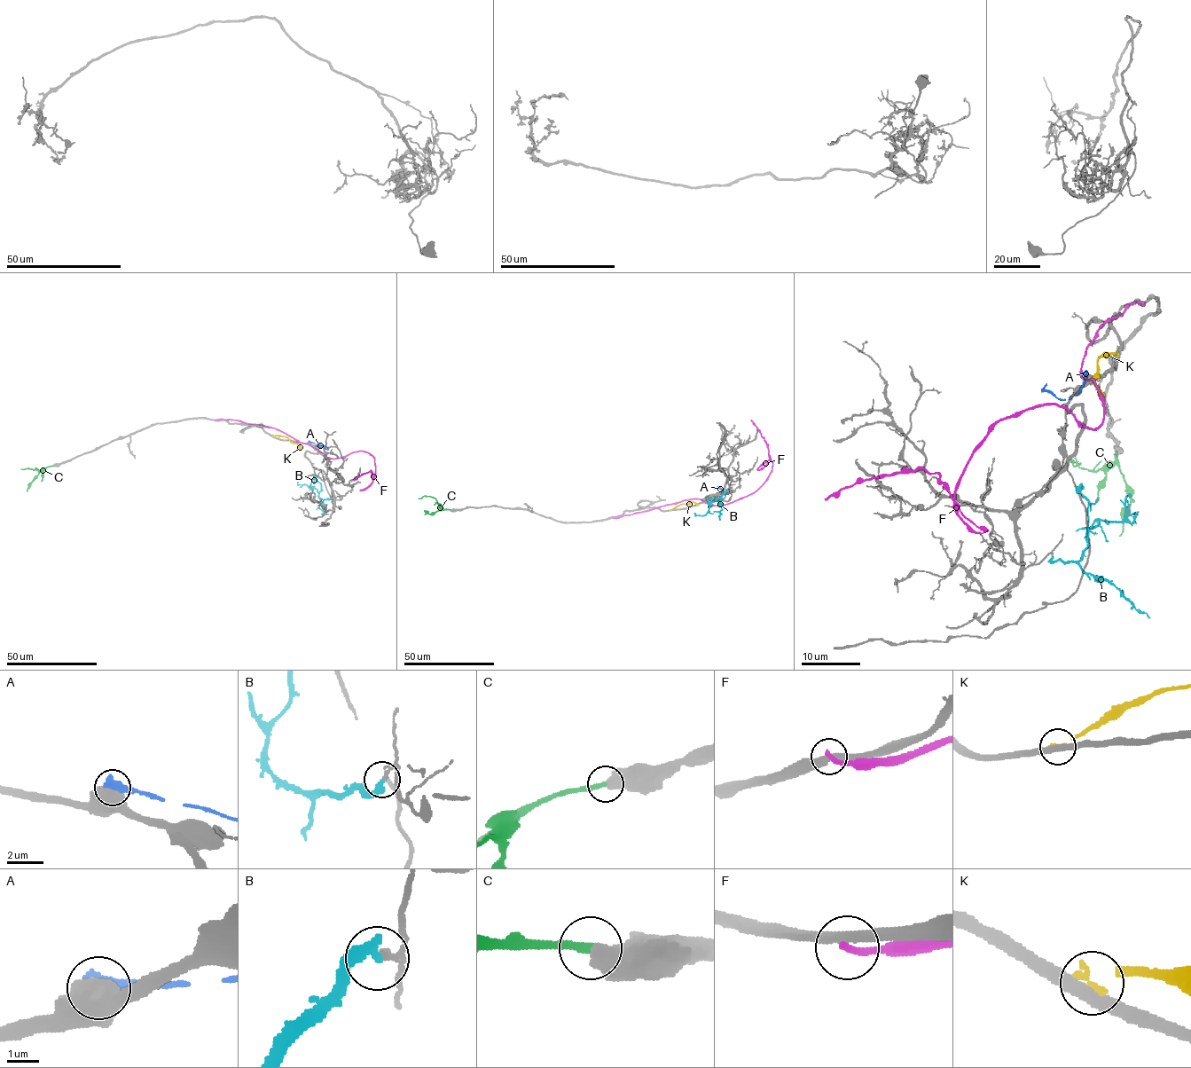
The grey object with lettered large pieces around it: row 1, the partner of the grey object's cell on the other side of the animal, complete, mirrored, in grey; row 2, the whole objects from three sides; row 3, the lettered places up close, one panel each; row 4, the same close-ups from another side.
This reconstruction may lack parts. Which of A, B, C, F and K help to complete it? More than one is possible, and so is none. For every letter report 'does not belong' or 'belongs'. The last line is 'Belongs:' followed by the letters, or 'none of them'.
A: does not belong
B: does not belong
C: belongs
F: does not belong
K: does not belong
Belongs: C

